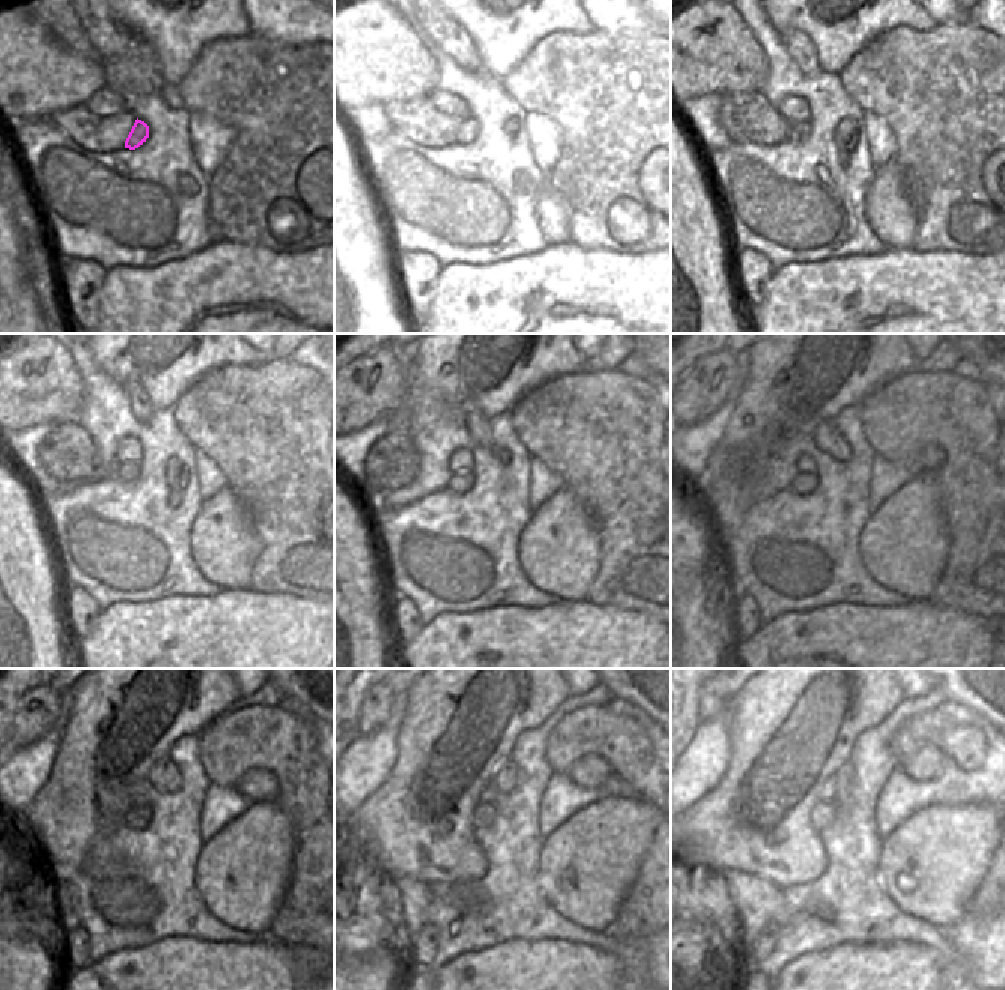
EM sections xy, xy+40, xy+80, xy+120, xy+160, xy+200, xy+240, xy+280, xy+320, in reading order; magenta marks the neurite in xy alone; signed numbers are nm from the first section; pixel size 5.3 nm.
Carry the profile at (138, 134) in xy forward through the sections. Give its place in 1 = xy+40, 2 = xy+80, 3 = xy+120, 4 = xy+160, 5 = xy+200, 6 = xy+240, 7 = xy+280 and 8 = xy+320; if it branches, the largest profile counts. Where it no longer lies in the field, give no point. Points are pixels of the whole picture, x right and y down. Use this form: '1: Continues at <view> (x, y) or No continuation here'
1: Continues at xy+40 (468, 129)
2: Continues at xy+80 (800, 132)
3: Continues at xy+120 (126, 471)
4: Continues at xy+160 (461, 482)
5: Continues at xy+200 (803, 483)
6: Continues at xy+240 (134, 818)
7: Continues at xy+280 (483, 813)
8: Continues at xy+320 (824, 813).

